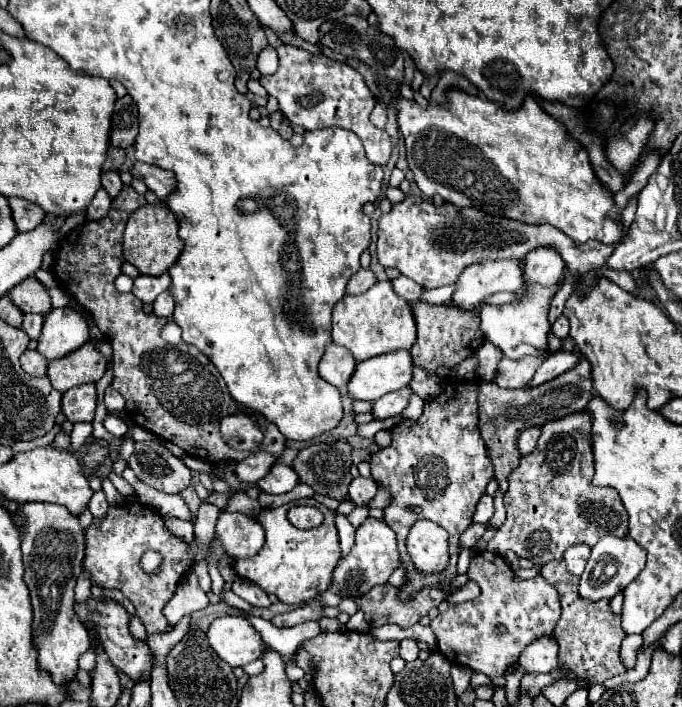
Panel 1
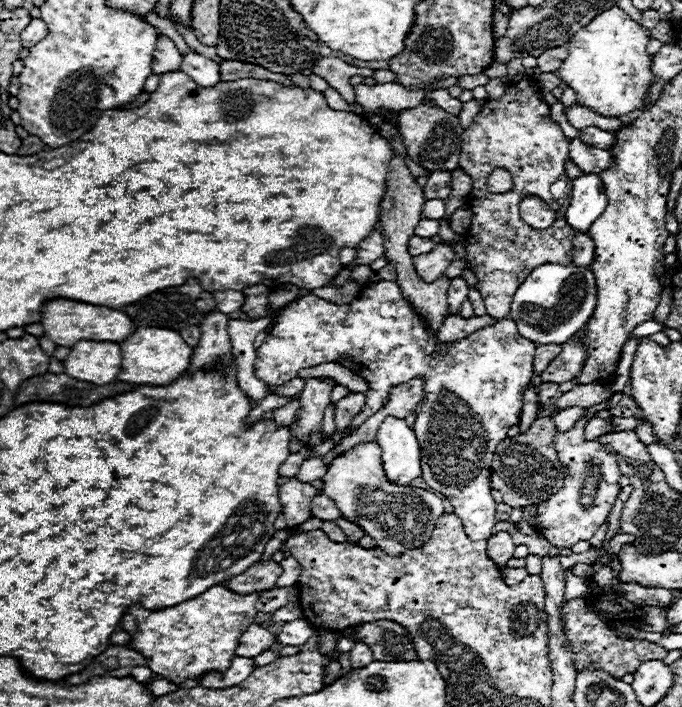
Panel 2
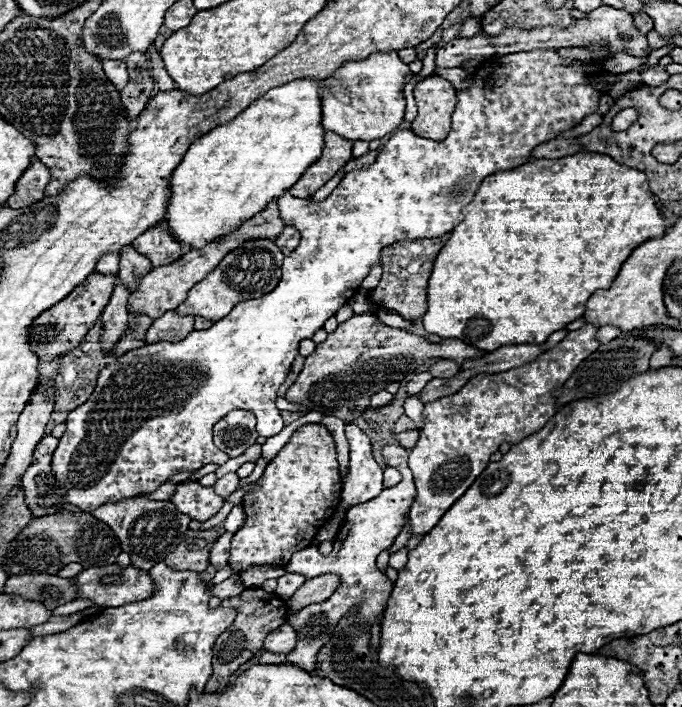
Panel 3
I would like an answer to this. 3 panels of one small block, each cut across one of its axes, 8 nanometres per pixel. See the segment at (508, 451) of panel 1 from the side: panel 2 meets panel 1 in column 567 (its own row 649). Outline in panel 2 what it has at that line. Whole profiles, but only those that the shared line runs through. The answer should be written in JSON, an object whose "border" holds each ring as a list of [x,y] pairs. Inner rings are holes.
{"border":[[[376,620],[376,622],[358,626],[354,640],[366,642],[374,652],[374,660],[380,660],[380,662],[418,660],[418,654],[408,630],[390,620]]]}

